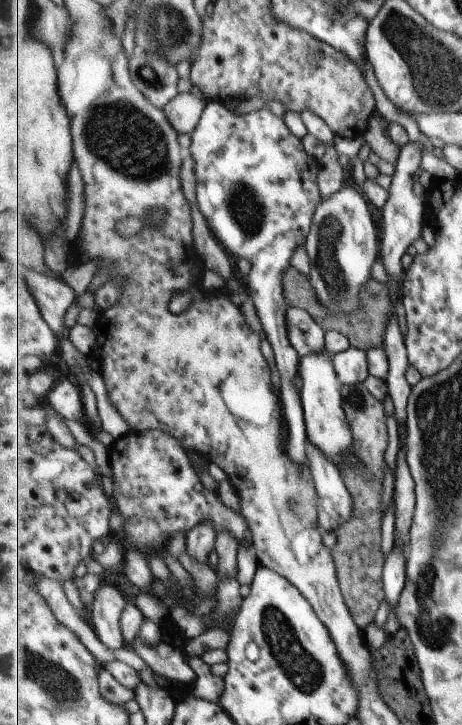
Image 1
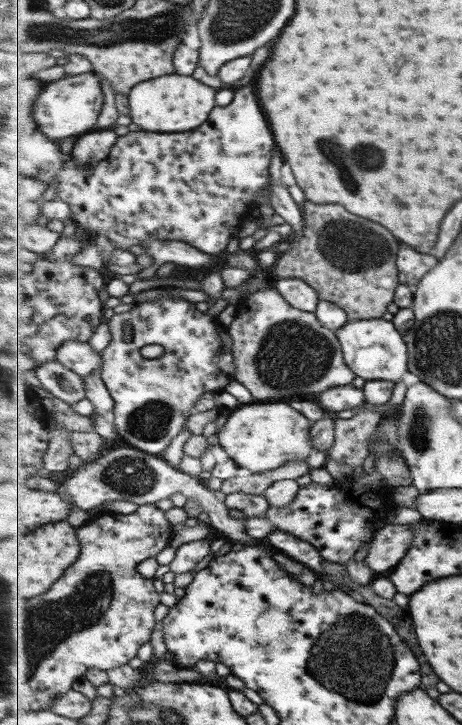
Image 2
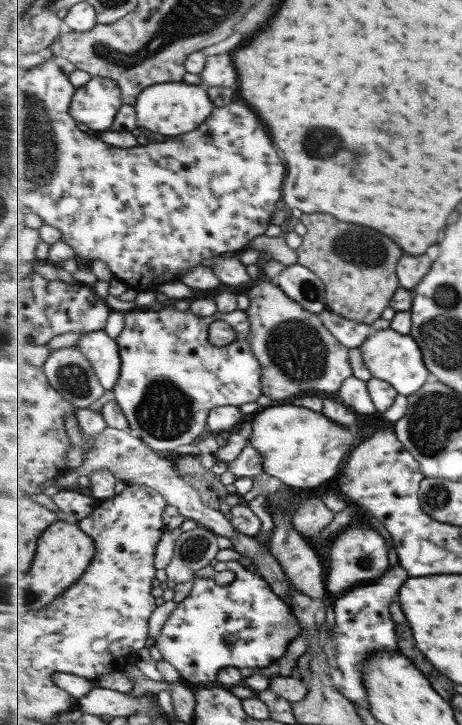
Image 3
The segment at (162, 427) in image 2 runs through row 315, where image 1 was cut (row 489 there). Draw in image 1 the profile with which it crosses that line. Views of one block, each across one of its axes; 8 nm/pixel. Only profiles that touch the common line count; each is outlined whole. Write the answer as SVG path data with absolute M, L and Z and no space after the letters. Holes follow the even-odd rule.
M163 430L131 431L129 434L116 436L109 447L108 460L115 482L115 497L112 501L126 520L124 536L131 546L130 548L136 548L139 552L147 554L148 557L151 554L159 556L161 550L167 548L168 541L175 533L180 532L187 539L189 532L201 522L211 522L215 528L215 534L225 532L225 530L233 532L239 546L246 544L254 547L253 532L242 512L225 506L214 491L203 486L199 472L195 470L195 466L191 464L189 456L187 456L187 449L169 432L163 432Z

